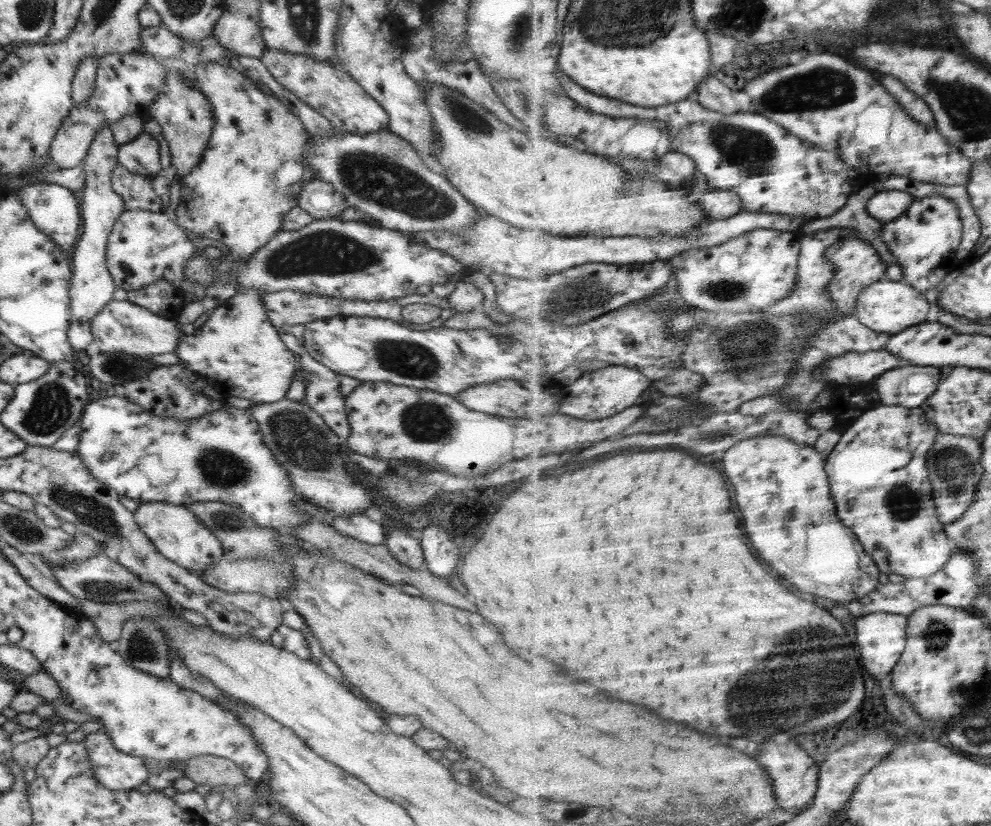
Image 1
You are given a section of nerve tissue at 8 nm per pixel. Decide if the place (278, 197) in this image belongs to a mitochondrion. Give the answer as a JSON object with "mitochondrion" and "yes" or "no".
{"mitochondrion":"no"}

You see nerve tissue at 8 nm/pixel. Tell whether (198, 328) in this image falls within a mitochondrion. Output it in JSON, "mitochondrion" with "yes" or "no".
{"mitochondrion":"no"}

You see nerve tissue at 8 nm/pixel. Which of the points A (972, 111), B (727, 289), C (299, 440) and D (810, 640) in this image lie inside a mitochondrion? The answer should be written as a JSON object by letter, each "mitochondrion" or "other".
{"A":"mitochondrion","B":"mitochondrion","C":"mitochondrion","D":"mitochondrion"}

